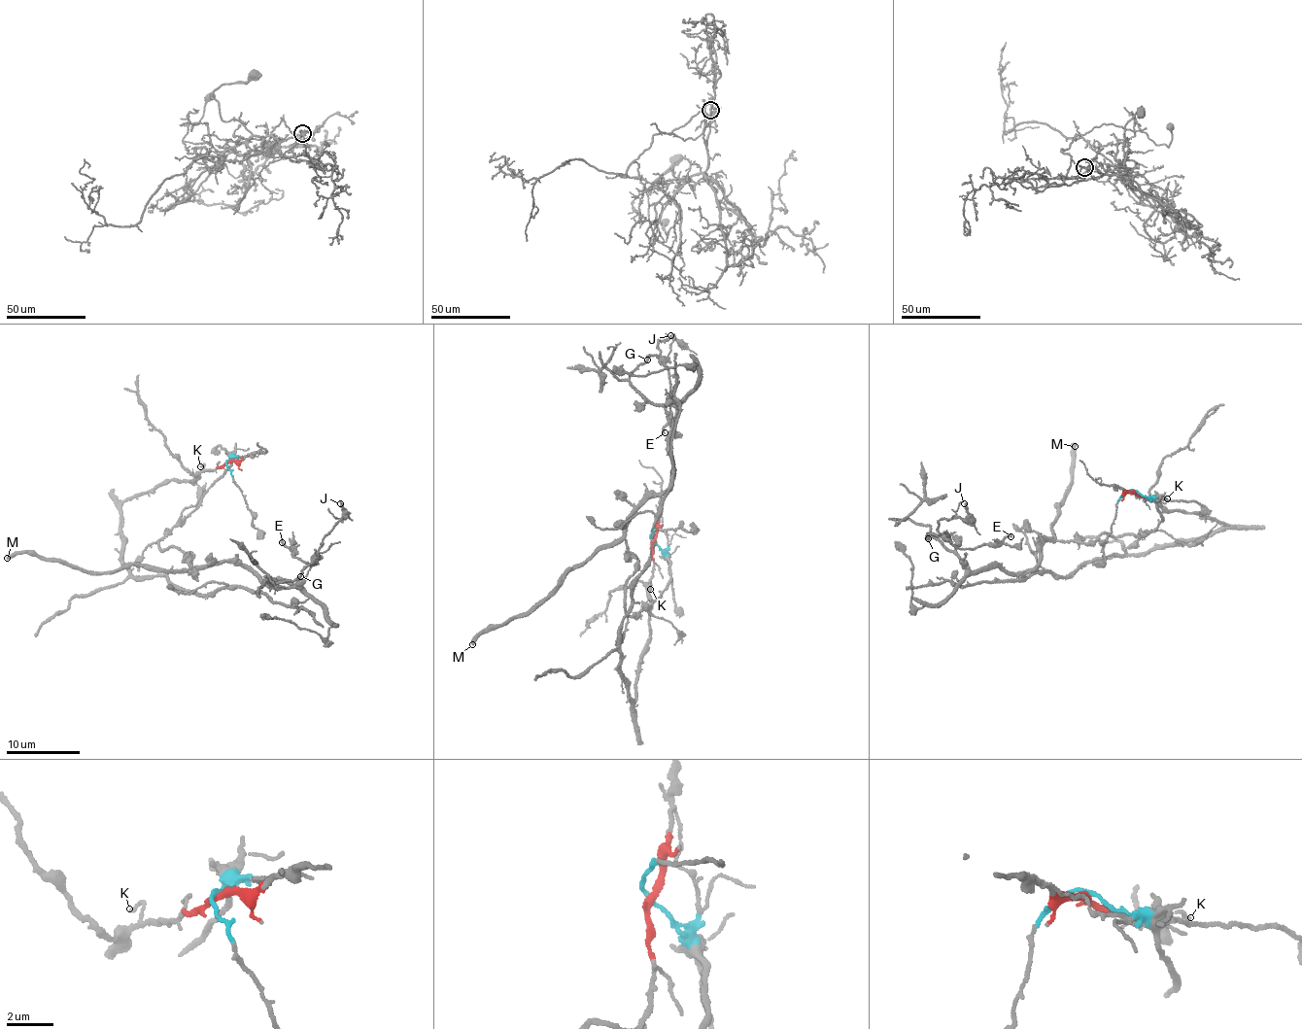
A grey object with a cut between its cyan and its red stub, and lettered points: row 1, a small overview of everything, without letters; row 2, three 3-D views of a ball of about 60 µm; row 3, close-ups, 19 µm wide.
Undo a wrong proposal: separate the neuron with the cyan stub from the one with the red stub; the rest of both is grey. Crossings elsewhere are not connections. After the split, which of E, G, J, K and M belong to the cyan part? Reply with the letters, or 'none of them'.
E, G, J, M

